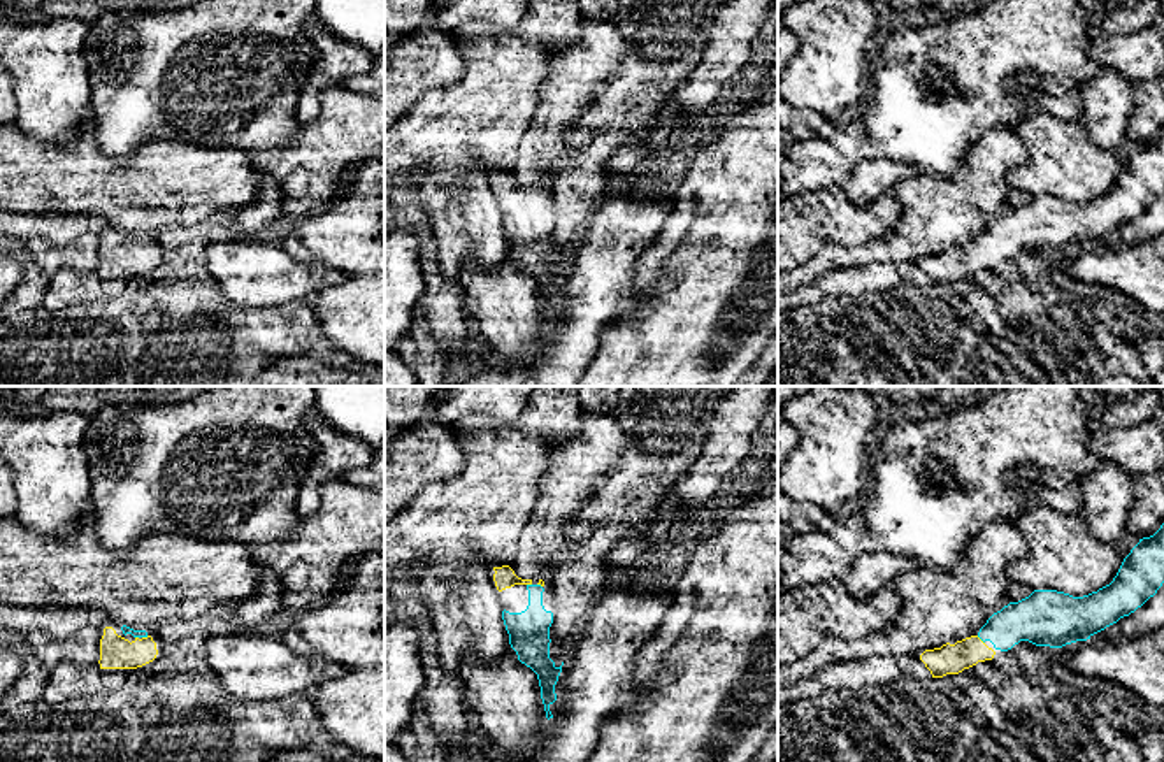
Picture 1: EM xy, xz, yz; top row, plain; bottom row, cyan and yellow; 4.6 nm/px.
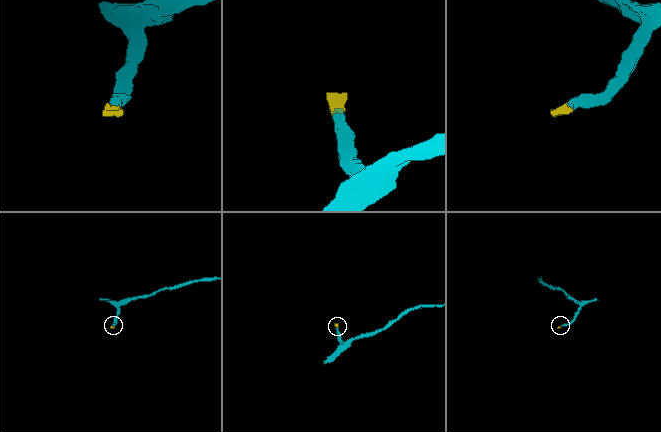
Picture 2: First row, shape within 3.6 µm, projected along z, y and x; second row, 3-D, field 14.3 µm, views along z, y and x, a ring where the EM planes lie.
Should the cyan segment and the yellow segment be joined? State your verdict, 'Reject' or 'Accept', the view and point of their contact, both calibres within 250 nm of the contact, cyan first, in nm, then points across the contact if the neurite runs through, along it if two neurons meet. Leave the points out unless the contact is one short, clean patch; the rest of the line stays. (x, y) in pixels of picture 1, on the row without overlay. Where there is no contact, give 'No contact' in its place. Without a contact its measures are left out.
Accept. Touches cyan at yz (980, 244). Thickness 200 nm (cyan) against 140 nm

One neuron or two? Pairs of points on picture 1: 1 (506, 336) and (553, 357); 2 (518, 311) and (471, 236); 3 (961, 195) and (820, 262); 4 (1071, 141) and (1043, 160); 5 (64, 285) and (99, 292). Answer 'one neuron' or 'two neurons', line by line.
1: two neurons
2: two neurons
3: one neuron
4: one neuron
5: one neuron

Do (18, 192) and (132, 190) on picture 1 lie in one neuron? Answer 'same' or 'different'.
same

